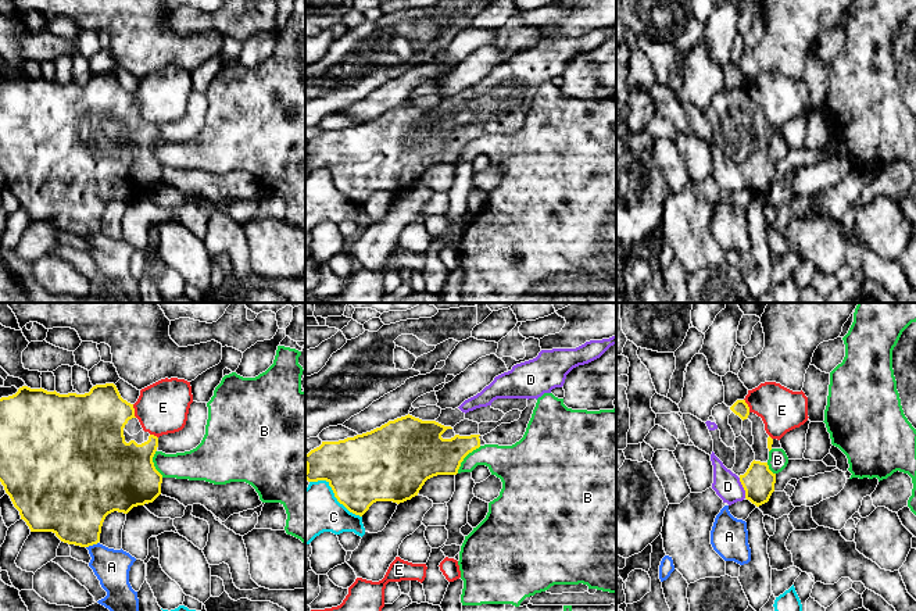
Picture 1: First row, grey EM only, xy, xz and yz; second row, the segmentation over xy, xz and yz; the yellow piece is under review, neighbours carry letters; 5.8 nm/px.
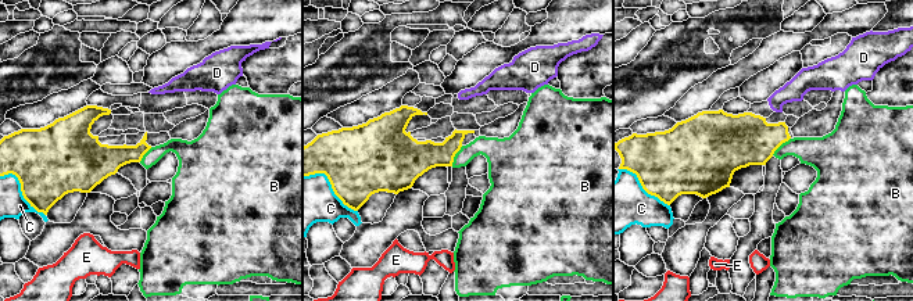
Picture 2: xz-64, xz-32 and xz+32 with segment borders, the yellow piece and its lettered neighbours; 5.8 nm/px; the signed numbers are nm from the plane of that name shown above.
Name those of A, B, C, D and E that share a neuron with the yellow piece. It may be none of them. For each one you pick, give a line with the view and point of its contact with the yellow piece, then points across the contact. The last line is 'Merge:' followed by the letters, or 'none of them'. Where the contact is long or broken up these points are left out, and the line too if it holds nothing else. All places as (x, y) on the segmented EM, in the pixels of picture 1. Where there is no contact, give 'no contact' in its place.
D: contact yz (743, 486); way yz (758, 482), (751, 486), (743, 486), (727, 486)
Merge: D

